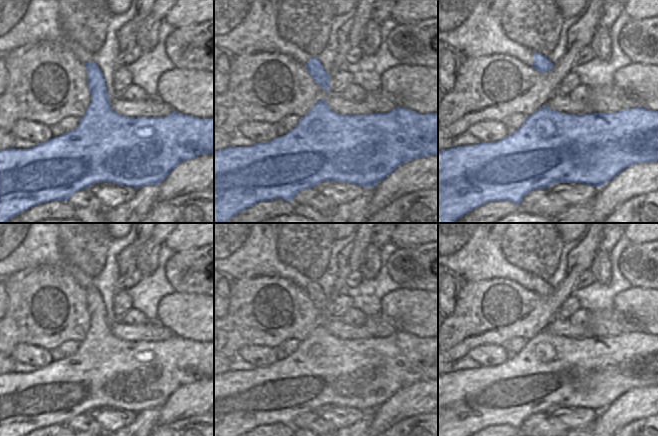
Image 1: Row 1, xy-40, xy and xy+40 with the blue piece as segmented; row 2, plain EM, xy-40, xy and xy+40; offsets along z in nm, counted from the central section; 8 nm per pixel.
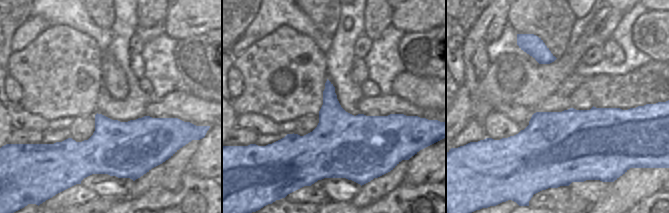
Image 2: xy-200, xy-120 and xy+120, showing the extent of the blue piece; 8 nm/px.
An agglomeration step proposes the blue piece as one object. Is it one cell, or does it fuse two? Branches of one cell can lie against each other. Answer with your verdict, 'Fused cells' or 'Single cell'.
Single cell.

